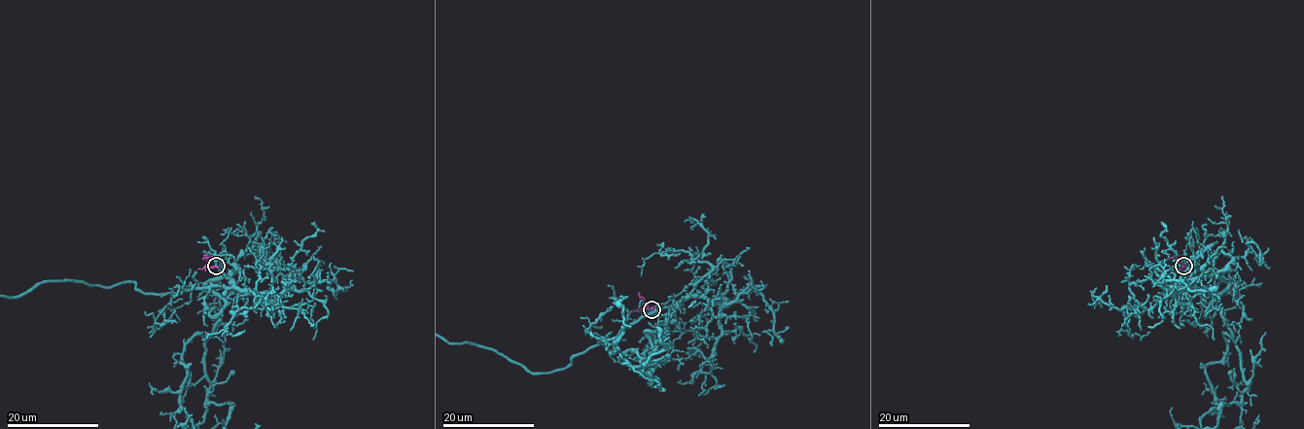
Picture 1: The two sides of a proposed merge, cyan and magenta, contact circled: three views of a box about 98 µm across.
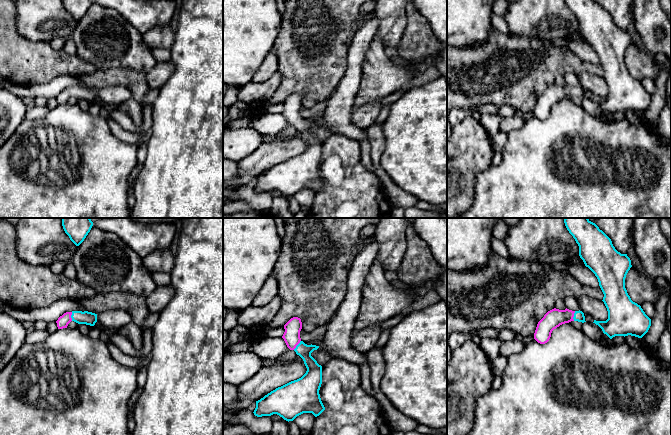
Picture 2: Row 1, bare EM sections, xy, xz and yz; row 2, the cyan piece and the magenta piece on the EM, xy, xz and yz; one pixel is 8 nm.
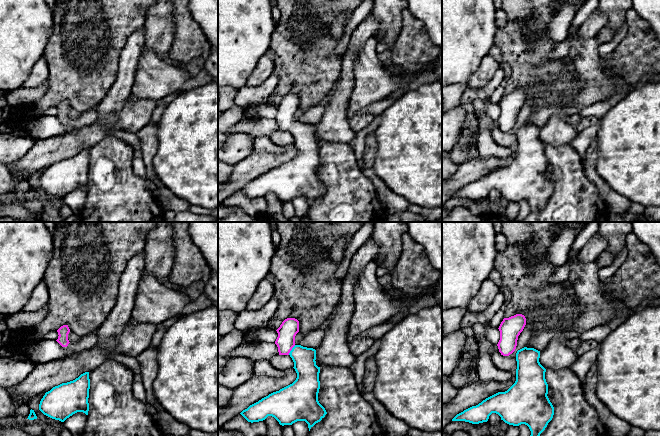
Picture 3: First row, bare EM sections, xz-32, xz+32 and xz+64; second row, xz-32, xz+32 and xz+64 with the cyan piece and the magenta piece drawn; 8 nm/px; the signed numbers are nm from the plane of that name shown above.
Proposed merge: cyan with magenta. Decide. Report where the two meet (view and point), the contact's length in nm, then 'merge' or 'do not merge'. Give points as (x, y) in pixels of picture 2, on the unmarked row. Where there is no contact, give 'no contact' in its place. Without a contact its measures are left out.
yz (574, 92) | 80 nm | merge

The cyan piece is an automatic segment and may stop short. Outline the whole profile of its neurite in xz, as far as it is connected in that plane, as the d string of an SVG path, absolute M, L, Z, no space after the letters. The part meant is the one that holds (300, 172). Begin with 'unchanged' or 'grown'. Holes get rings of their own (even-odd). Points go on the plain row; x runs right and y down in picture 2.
grown; M298 93L291 94L284 105L282 114L287 123L303 135L307 147L301 154L276 164L256 177L253 189L257 193L277 190L288 198L303 189L312 189L317 193L325 186L319 170L322 142L311 132L319 122L307 121L301 116L302 98Z

